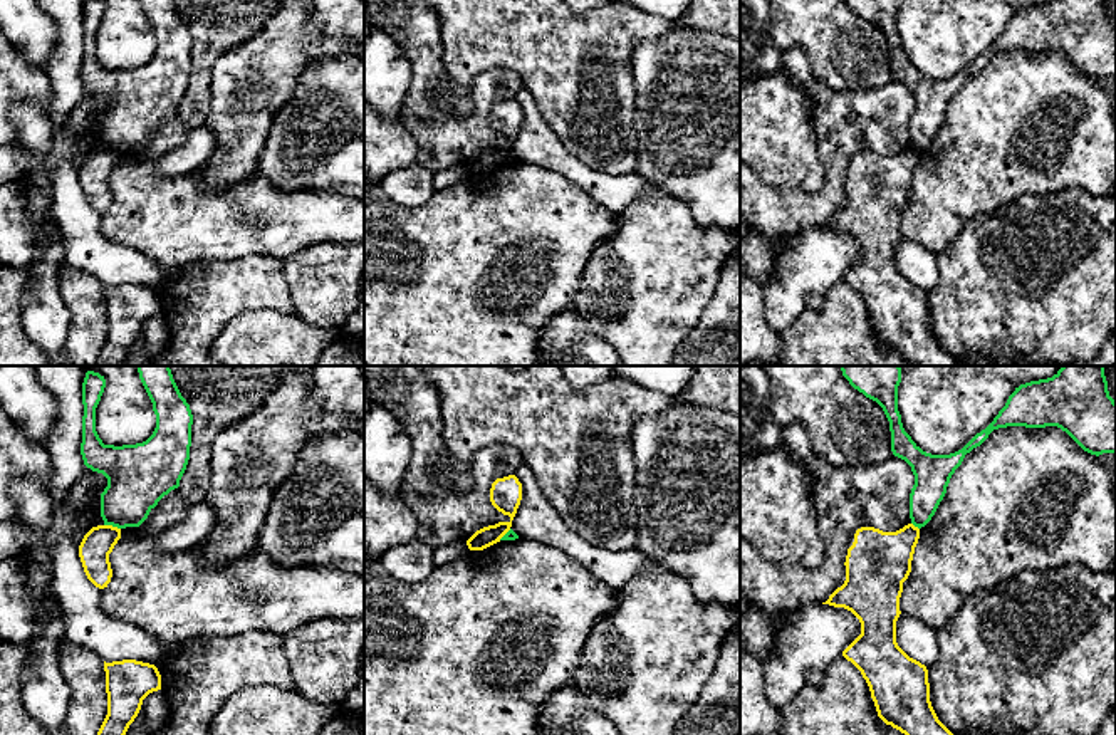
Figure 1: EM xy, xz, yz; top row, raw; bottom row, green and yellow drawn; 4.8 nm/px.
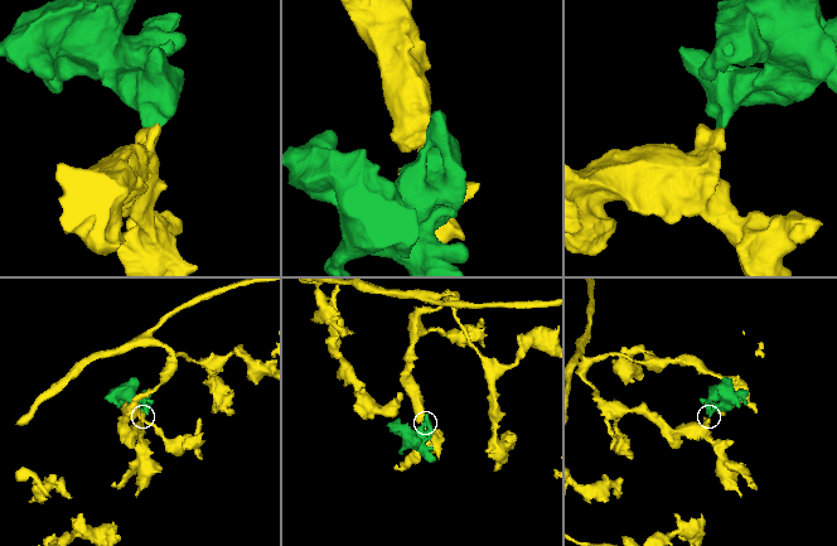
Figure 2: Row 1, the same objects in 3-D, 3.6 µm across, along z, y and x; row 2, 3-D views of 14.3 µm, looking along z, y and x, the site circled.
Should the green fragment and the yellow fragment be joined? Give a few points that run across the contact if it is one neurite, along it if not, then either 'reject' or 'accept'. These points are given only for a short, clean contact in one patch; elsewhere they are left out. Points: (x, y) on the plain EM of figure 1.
xy (104, 148), (119, 153) | reject

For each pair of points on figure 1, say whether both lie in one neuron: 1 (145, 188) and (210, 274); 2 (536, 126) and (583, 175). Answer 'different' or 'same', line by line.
1: different
2: same

